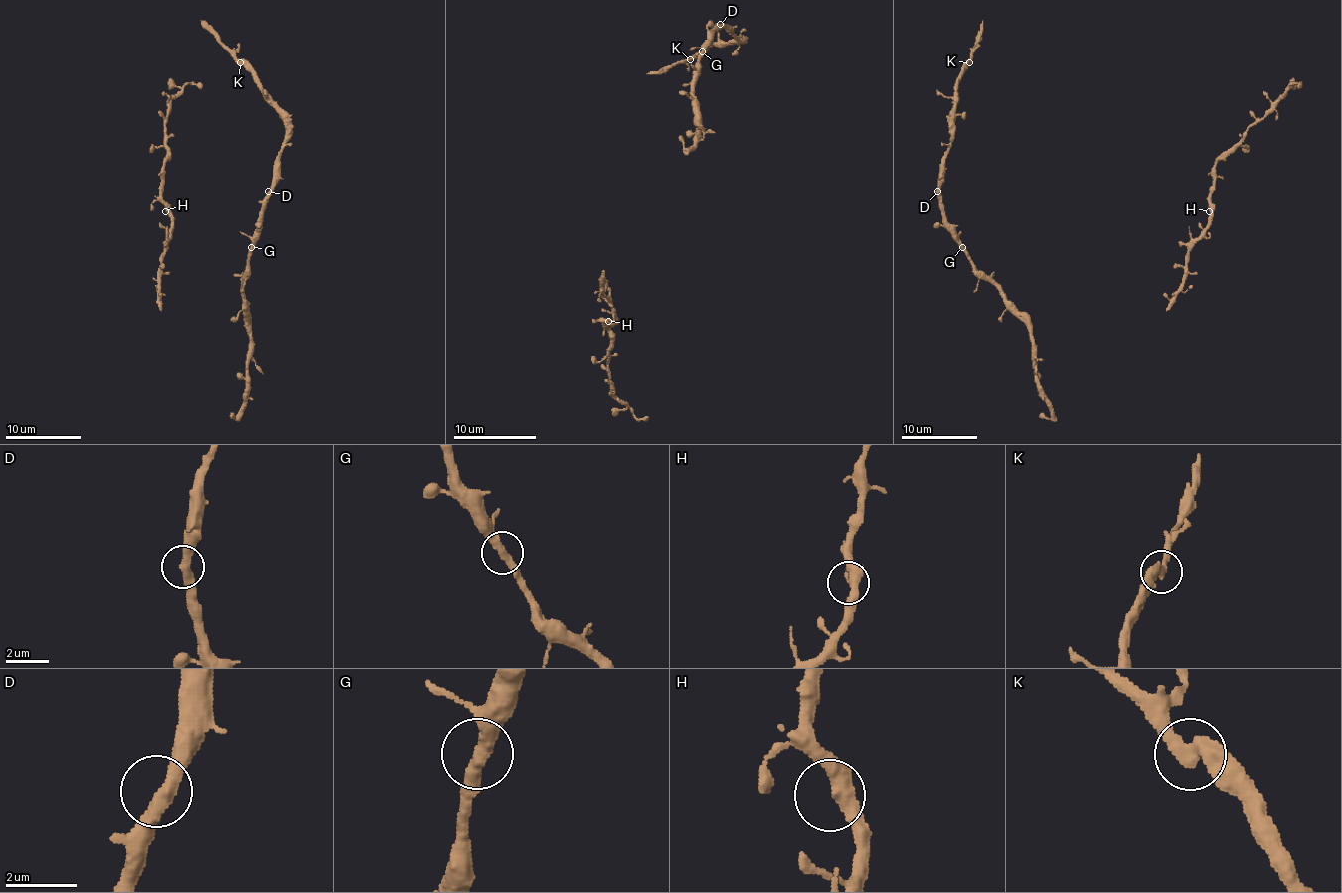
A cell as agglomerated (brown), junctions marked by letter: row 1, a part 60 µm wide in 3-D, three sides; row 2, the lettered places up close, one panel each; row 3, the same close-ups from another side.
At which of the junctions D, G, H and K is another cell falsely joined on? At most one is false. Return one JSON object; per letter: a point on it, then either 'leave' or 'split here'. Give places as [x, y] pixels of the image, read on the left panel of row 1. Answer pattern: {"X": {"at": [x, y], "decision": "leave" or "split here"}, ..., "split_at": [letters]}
{"D": {"at": [268, 191], "decision": "leave"}, "G": {"at": [251, 247], "decision": "leave"}, "H": {"at": [165, 211], "decision": "leave"}, "K": {"at": [240, 62], "decision": "leave"}, "split_at": []}

